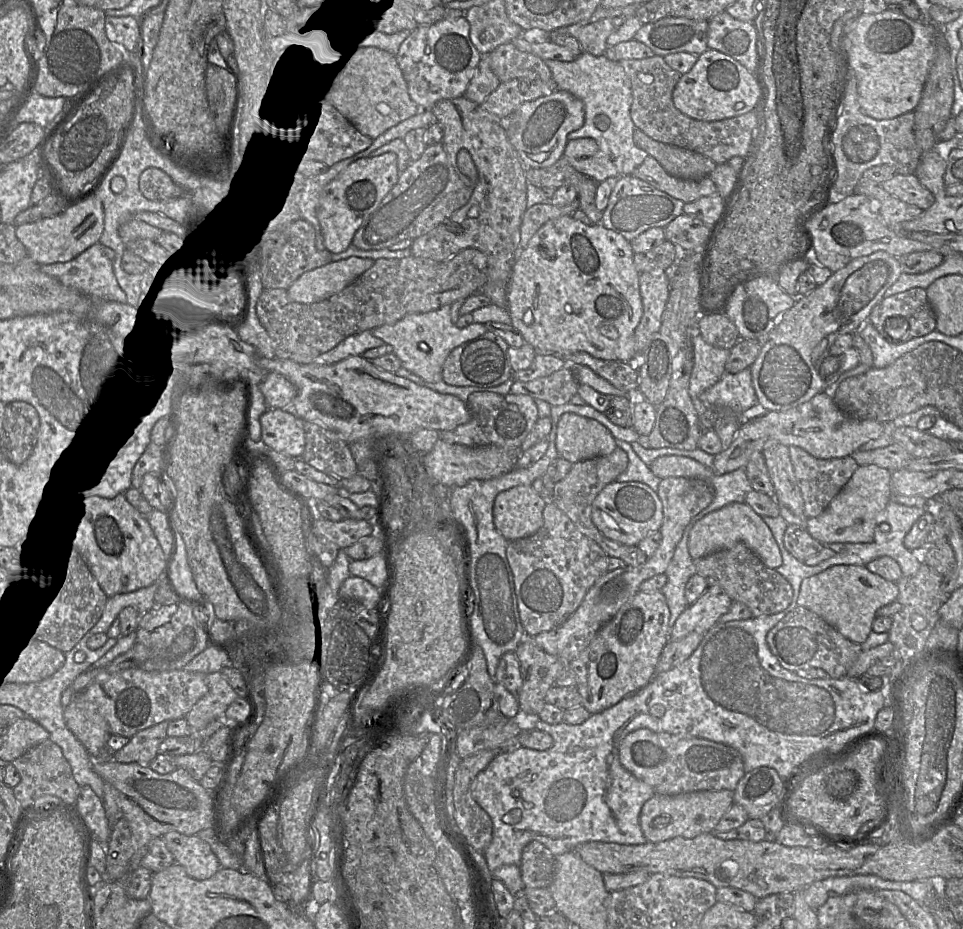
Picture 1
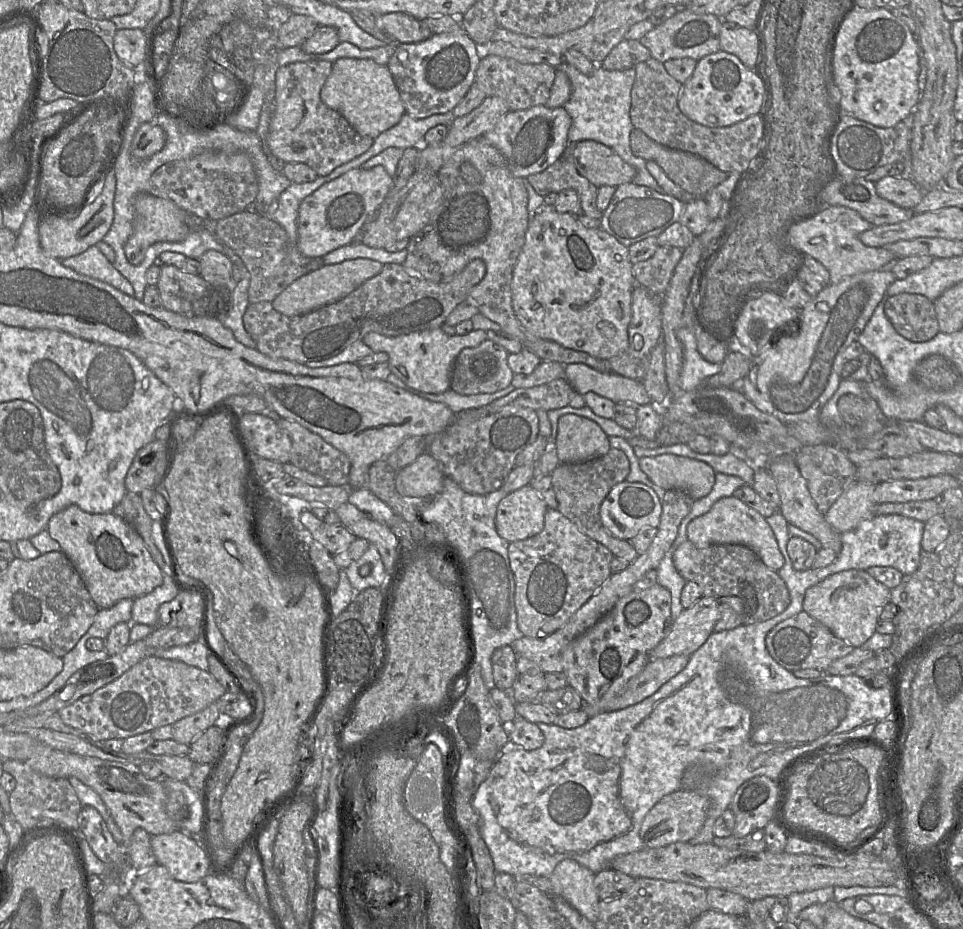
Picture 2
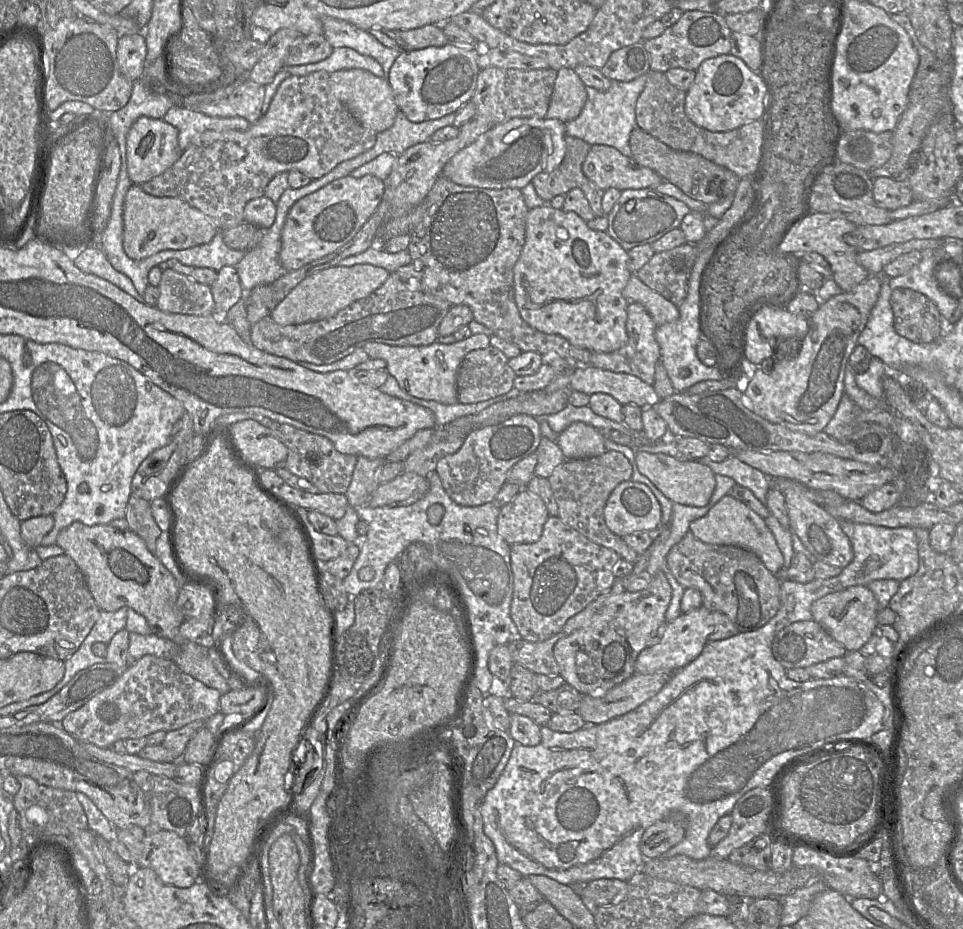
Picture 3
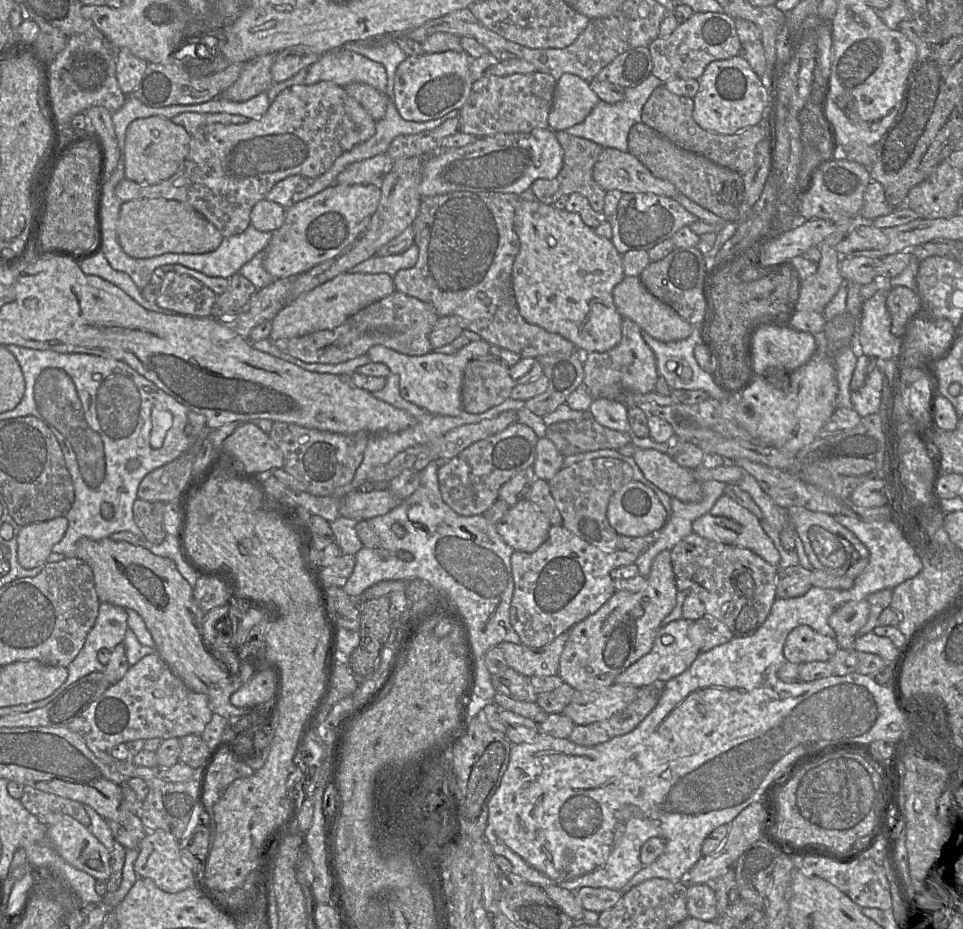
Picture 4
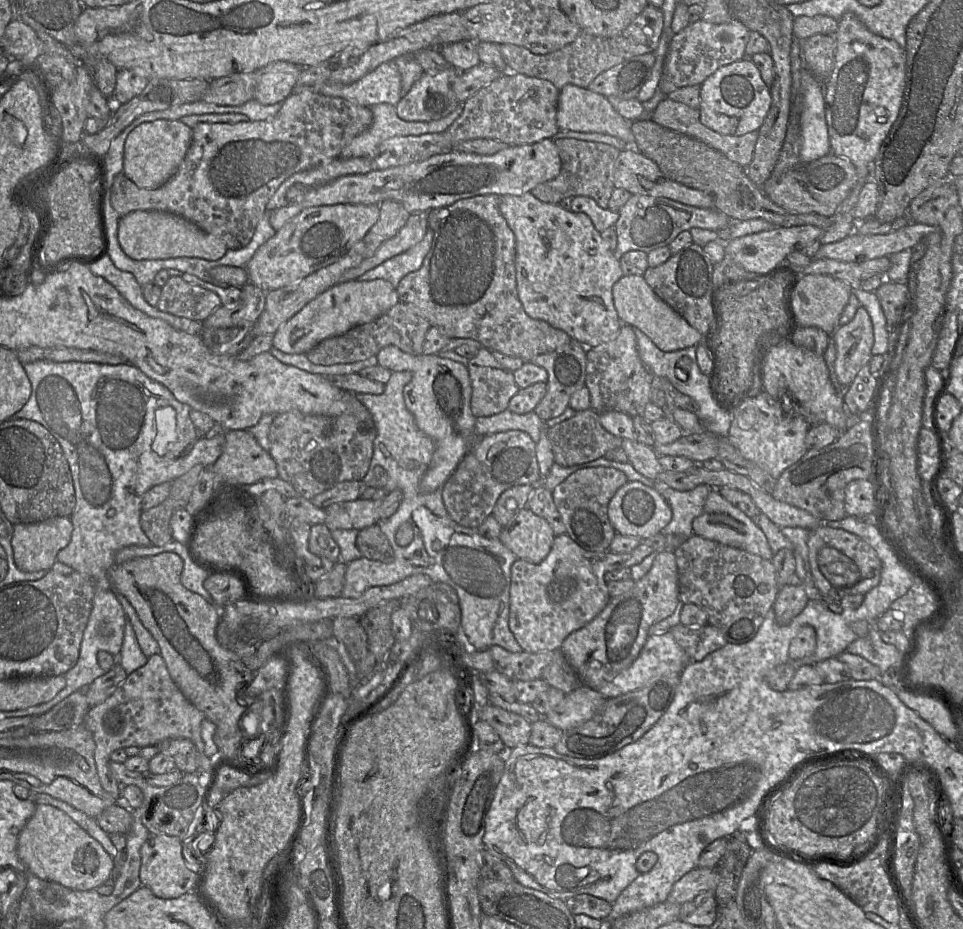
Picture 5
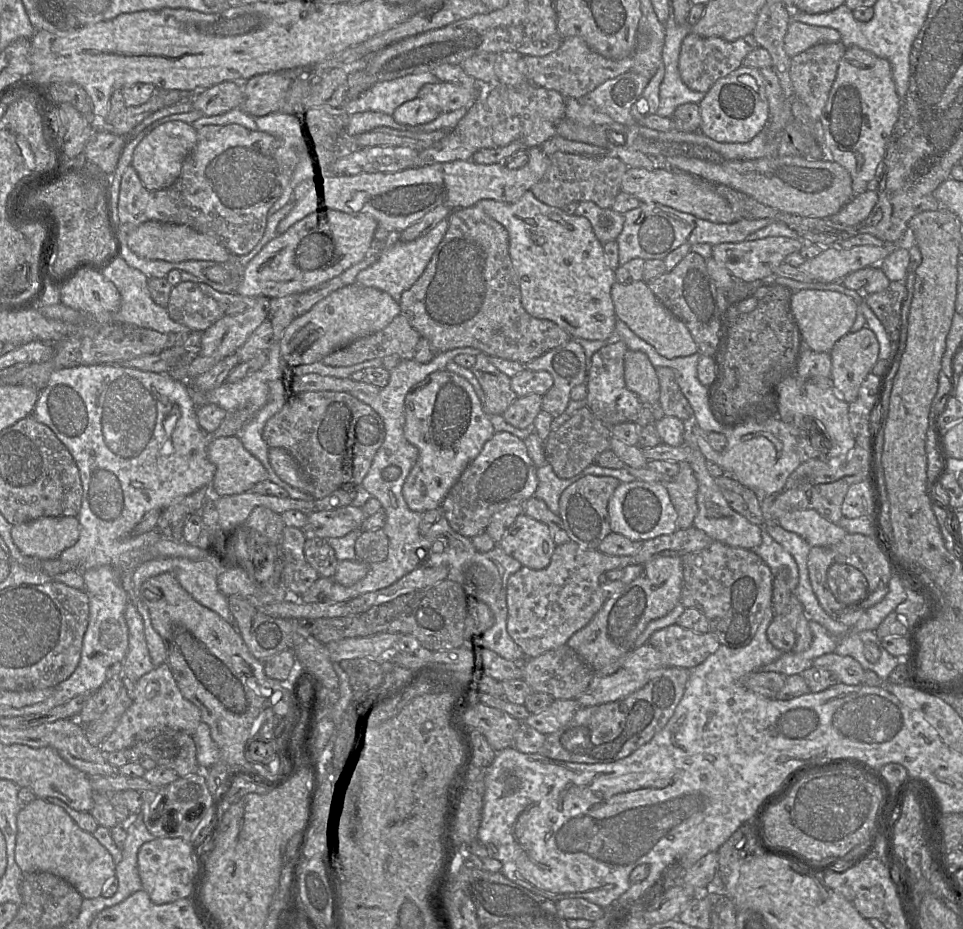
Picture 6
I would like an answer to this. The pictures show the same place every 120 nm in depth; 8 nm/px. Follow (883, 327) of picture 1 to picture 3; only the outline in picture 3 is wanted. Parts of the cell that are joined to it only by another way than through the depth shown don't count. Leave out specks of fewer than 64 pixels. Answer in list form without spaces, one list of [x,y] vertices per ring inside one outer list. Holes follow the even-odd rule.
[[[907,288],[892,291],[890,305],[896,332],[908,340],[931,343],[945,332],[945,320],[927,296]]]

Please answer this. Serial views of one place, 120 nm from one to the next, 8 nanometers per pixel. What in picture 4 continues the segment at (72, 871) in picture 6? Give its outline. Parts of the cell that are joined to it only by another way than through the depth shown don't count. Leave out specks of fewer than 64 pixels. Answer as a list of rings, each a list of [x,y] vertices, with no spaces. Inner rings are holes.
[[[69,815],[47,826],[47,840],[53,849],[70,865],[96,880],[110,877],[110,852],[90,832],[88,827]]]

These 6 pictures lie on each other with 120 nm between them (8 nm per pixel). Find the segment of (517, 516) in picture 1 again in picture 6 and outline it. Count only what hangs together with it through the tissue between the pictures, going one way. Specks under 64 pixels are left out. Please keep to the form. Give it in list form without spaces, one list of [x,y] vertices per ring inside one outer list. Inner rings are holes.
[[[524,513],[515,519],[497,546],[533,570],[546,568],[556,548],[550,528]]]

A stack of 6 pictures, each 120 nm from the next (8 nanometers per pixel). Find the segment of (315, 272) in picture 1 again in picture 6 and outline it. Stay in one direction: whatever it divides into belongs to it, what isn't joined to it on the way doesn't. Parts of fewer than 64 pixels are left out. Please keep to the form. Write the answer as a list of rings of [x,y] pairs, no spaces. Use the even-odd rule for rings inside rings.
[[[358,283],[346,286],[291,322],[279,340],[281,356],[289,367],[321,361],[353,341],[384,329],[400,313],[400,304],[389,294]]]

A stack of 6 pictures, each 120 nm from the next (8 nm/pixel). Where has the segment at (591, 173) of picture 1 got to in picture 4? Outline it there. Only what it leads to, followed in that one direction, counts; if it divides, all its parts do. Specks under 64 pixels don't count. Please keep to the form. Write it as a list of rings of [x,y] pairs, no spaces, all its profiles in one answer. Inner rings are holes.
[[[603,148],[593,168],[593,179],[605,191],[651,193],[674,197],[677,188],[652,173],[632,154],[615,148]]]

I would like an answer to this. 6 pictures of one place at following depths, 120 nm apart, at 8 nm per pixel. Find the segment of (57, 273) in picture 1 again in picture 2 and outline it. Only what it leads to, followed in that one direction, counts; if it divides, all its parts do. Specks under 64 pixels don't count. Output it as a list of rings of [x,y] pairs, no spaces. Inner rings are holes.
[[[96,245],[79,255],[62,260],[61,263],[81,275],[109,284],[134,297],[134,289],[130,282],[114,268]]]

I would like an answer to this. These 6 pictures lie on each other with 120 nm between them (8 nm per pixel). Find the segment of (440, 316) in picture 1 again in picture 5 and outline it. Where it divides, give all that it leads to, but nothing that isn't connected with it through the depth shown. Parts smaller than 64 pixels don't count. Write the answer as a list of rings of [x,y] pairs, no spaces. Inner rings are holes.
[[[386,346],[377,354],[378,364],[392,372],[410,371],[411,381],[404,387],[403,395],[407,409],[414,416],[417,427],[429,436],[435,445],[432,460],[426,472],[420,479],[419,491],[429,494],[441,488],[461,459],[480,441],[484,436],[477,436],[475,431],[476,417],[472,414],[470,401],[472,386],[468,367],[454,360],[443,358],[438,354],[411,355],[403,352],[396,346]]]

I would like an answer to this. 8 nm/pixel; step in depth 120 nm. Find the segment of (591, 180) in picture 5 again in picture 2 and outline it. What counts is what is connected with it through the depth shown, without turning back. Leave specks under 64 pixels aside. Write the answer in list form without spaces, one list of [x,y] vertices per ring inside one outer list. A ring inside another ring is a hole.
[[[568,143],[563,154],[551,166],[540,173],[529,175],[526,181],[542,197],[567,189],[575,190],[582,214],[600,220],[603,212],[596,205],[598,188],[578,173],[573,156],[575,144]]]

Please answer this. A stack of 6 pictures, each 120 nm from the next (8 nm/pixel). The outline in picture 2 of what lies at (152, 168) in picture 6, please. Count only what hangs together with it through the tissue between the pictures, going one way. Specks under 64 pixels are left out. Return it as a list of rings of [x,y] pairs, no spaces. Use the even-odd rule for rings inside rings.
[[[144,123],[136,131],[131,143],[131,158],[141,163],[161,151],[166,143],[166,134],[156,123]]]

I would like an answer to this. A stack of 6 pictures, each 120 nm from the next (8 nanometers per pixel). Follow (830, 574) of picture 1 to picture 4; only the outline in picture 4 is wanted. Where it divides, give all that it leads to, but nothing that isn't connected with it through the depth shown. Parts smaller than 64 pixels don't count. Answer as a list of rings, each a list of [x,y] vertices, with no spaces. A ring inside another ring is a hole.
[[[867,599],[848,601],[836,609],[828,618],[828,623],[835,631],[838,646],[845,650],[854,650],[855,640],[859,630],[866,624],[870,612]]]

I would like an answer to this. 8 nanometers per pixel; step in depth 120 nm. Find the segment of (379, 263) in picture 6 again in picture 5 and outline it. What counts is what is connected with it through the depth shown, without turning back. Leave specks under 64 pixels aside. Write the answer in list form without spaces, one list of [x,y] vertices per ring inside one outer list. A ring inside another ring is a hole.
[[[428,229],[421,242],[367,271],[358,280],[370,281],[384,279],[397,289],[403,277],[421,267],[425,256],[431,248],[433,236],[433,231]]]

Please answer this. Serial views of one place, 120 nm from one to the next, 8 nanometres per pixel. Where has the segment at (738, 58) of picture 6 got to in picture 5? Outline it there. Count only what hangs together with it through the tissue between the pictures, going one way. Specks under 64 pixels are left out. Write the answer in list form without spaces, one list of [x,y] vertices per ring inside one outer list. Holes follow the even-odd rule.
[[[702,19],[690,23],[671,39],[664,64],[664,78],[677,88],[701,86],[722,66],[745,58],[745,48],[750,31],[739,21],[730,20],[712,24]]]

